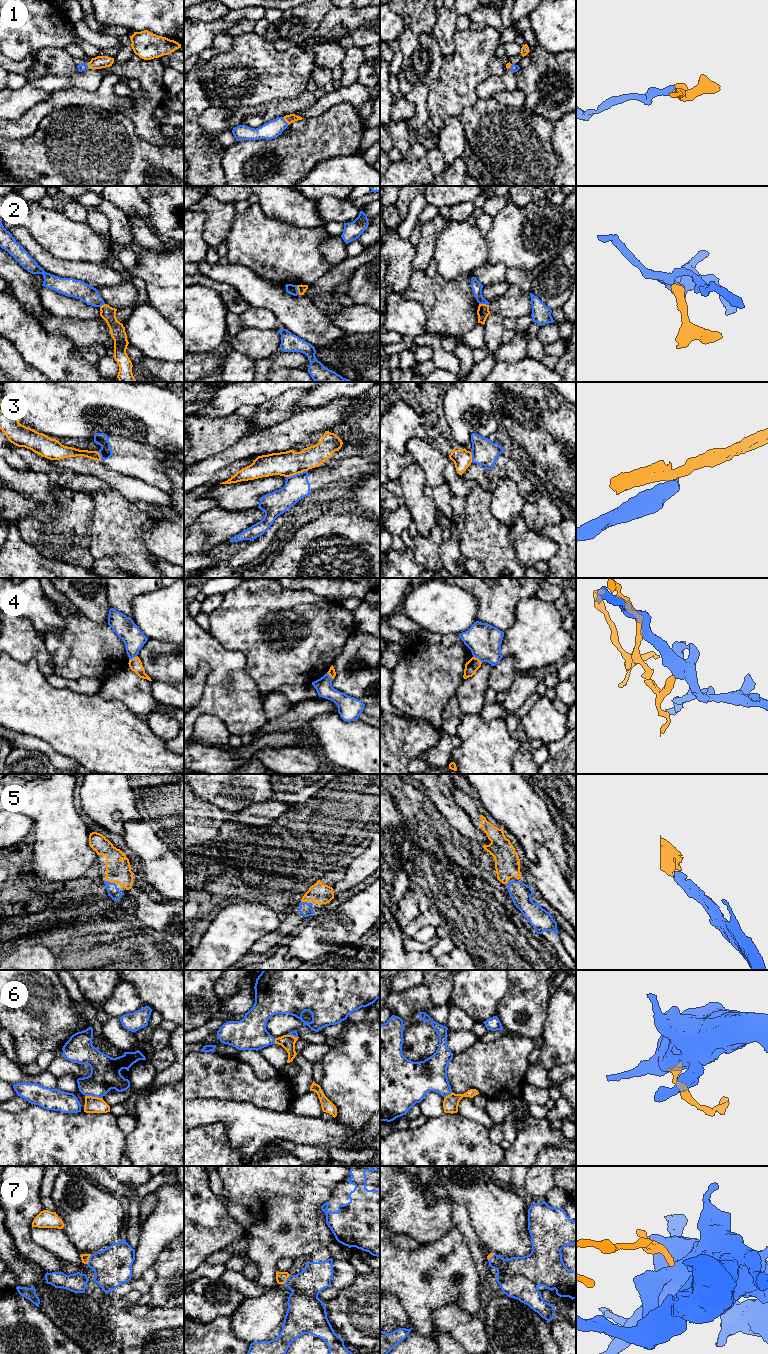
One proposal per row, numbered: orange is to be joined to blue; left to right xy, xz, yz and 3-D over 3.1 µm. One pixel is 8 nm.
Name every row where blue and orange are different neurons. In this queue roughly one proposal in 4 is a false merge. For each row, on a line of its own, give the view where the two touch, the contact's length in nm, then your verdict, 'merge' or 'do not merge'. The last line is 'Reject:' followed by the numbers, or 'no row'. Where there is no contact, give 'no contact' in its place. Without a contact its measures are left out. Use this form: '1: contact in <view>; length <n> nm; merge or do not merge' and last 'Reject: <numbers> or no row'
1: contact in xz; length 80 nm; merge
2: contact in xz; length 80 nm; do not merge
3: contact in xz; length 190 nm; do not merge
4: contact in yz; length 90 nm; do not merge
5: contact in xy; length 90 nm; merge
6: contact in xy; length 140 nm; do not merge
7: contact in xy; length 90 nm; merge
Reject: 2, 3, 4, 6

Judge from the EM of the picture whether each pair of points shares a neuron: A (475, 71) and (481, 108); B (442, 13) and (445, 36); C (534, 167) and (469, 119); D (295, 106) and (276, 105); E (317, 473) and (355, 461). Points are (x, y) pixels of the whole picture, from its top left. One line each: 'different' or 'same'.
A: different
B: same
C: same
D: same
E: same

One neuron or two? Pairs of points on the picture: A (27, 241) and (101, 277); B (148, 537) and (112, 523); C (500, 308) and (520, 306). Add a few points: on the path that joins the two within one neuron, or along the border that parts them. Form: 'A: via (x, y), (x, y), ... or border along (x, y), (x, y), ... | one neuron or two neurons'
A: via (45, 259), (56, 267), (83, 271) | one neuron
B: border along (154, 519), (150, 528), (142, 535), (152, 556) | two neurons
C: via (505, 306), (515, 306) | one neuron

